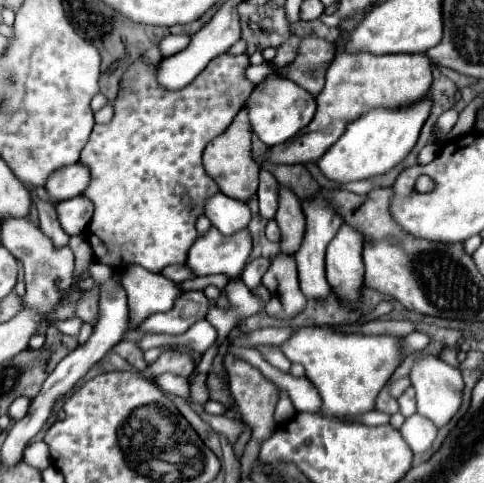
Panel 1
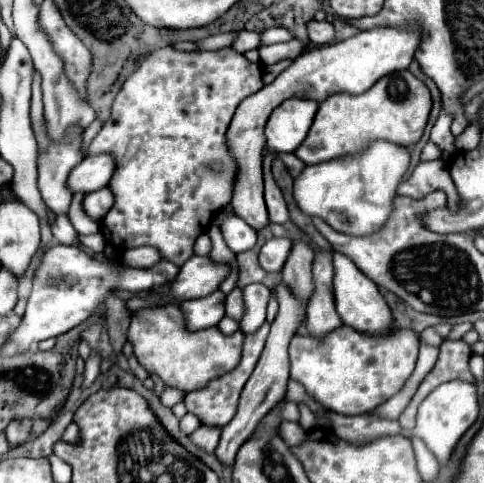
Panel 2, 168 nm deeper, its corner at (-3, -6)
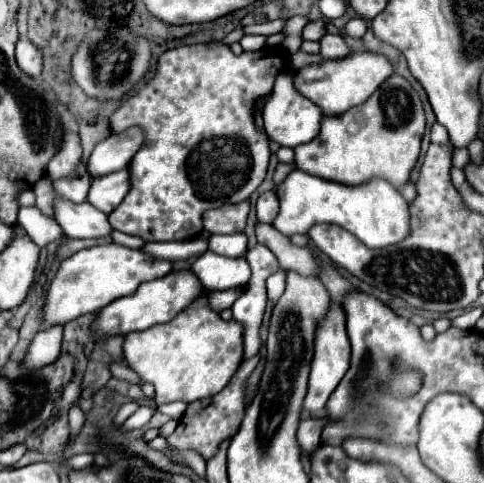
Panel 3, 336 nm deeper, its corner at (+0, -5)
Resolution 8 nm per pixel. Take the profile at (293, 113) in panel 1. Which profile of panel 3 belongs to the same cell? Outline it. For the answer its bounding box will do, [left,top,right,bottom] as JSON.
[263,70,323,148]

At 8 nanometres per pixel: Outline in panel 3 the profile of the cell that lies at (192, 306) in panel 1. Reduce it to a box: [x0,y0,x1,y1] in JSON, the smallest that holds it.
[207,288,243,312]

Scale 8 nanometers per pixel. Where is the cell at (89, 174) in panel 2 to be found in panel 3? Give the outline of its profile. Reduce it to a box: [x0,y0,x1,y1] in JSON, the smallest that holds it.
[87,126,143,176]

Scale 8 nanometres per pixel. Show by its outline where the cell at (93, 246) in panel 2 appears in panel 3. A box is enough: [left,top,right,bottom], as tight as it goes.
[17,206,63,248]

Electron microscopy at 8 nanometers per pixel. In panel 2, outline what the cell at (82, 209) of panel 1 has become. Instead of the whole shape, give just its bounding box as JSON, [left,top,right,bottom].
[82,187,114,223]

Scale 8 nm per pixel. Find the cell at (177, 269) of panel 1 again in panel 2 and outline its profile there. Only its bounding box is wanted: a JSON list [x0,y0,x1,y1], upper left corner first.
[4,243,178,353]

